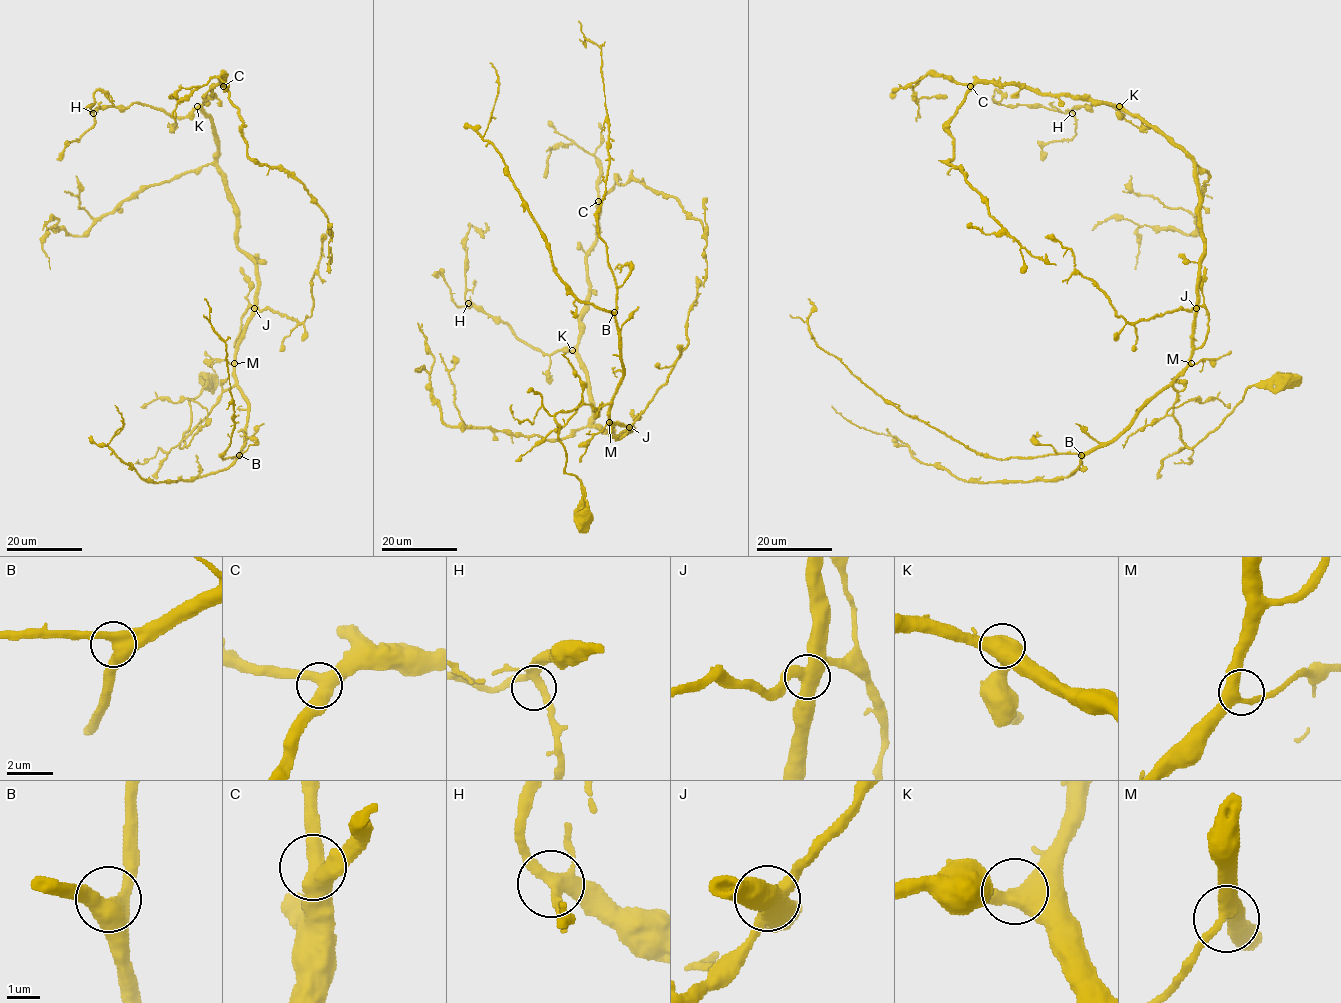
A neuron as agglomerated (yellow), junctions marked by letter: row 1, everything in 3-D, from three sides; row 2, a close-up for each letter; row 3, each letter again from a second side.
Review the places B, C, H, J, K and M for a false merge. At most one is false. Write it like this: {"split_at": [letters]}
{"split_at": []}

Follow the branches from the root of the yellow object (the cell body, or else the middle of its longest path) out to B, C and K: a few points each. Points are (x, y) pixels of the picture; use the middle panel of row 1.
B: (582, 516), (581, 484), (565, 471), (555, 416), (611, 401), (622, 377), (614, 312)
C: (582, 516), (555, 416), (609, 404), (610, 421), (633, 429), (593, 425), (577, 354), (598, 201)
K: (582, 516), (555, 416), (609, 404), (610, 421), (633, 429), (593, 425), (572, 350)

